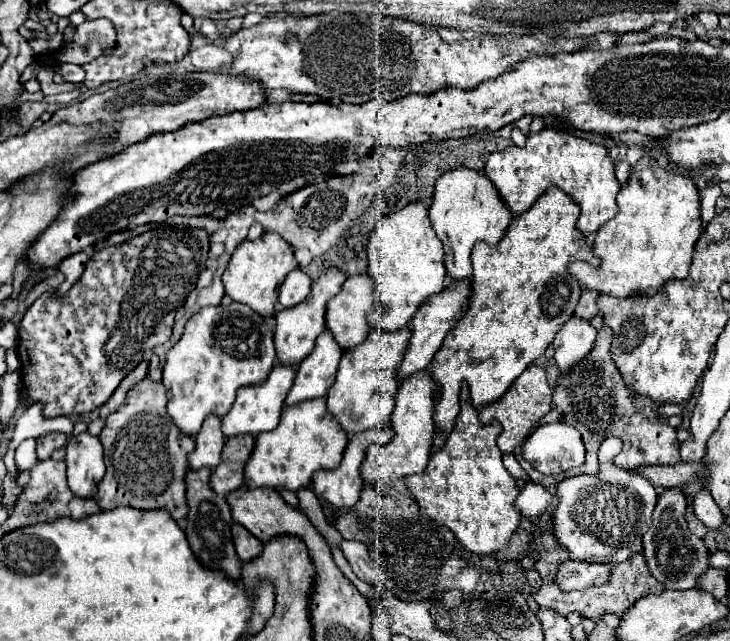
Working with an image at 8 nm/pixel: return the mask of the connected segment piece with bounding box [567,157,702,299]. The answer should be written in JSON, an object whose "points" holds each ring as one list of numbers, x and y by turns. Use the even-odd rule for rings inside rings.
{"points":[[640,159,638,165,630,171,630,179,626,185,622,185,618,193,618,215,610,219,608,223,598,229,592,251,600,259,600,266,594,267,586,262,578,261,568,265,567,272,582,289,600,291,612,297,626,299,630,295,640,293,642,289,660,289,670,279,684,279,688,277,690,261,694,243,700,237,700,201,698,201,698,189,690,177,684,177,680,173,668,171,660,167,654,159]]}

